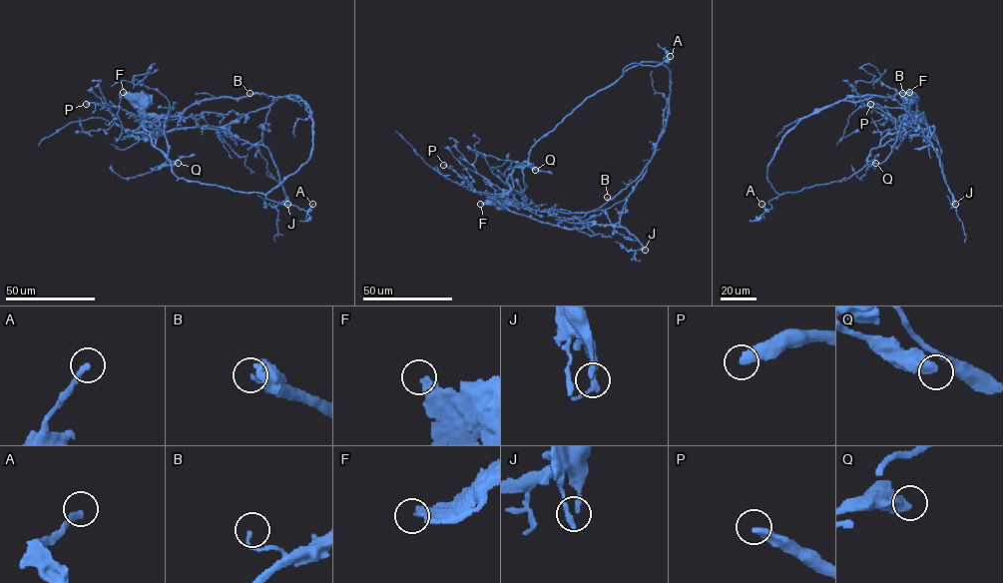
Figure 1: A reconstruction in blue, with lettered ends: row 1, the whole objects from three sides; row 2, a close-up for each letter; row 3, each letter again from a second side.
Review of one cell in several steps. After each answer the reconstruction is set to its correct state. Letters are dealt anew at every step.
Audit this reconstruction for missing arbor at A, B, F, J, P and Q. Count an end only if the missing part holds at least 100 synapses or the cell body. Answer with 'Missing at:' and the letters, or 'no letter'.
Missing at: P

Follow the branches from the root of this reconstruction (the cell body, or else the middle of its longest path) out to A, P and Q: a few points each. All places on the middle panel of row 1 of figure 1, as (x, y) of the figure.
A: (499, 203), (507, 200), (501, 195), (509, 192), (514, 168), (588, 98), (629, 65), (656, 66), (670, 56)
P: (499, 203), (500, 206), (500, 201), (515, 204), (504, 202), (497, 194), (476, 192), (466, 179), (443, 165)
Q: (499, 203), (507, 200), (501, 195), (509, 192), (507, 177), (516, 165), (527, 161), (535, 170)

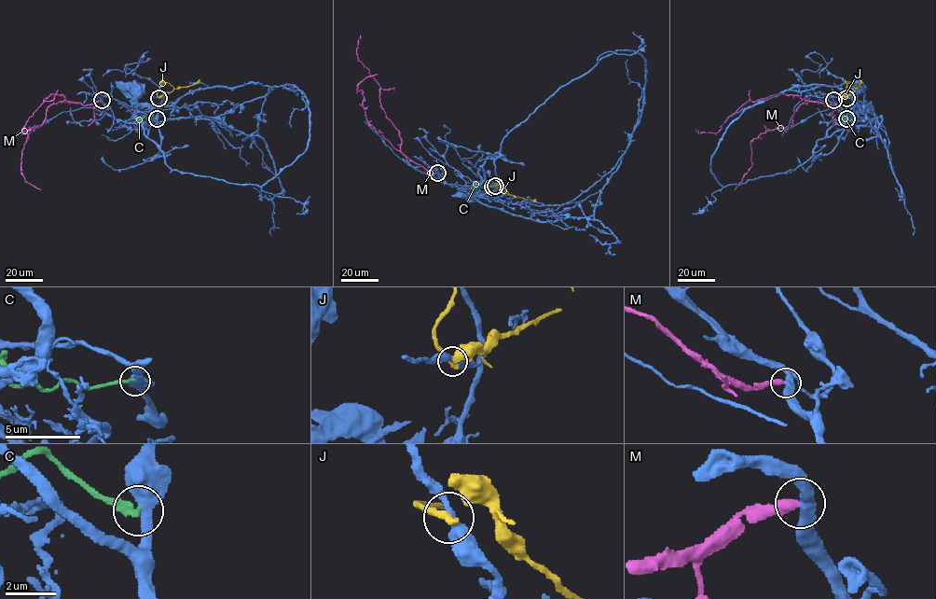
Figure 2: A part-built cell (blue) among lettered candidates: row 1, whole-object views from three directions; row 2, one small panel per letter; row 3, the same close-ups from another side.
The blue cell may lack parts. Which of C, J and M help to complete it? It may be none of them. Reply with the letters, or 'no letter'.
no letter

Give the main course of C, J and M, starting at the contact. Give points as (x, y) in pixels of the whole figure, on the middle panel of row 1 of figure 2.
C: (492, 186), (467, 188)
J: (495, 186), (516, 197), (535, 199)
M: (437, 174), (431, 174), (409, 160), (367, 120), (362, 90), (357, 91), (357, 86), (367, 76), (378, 74)

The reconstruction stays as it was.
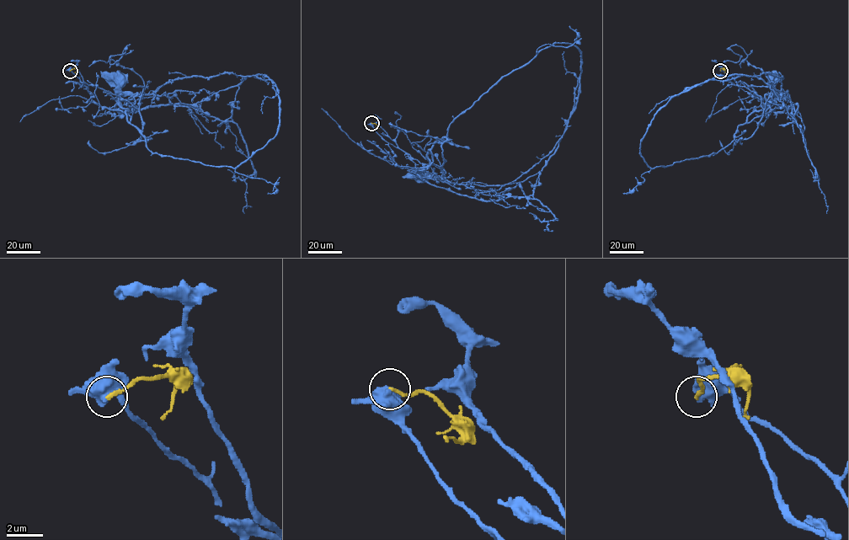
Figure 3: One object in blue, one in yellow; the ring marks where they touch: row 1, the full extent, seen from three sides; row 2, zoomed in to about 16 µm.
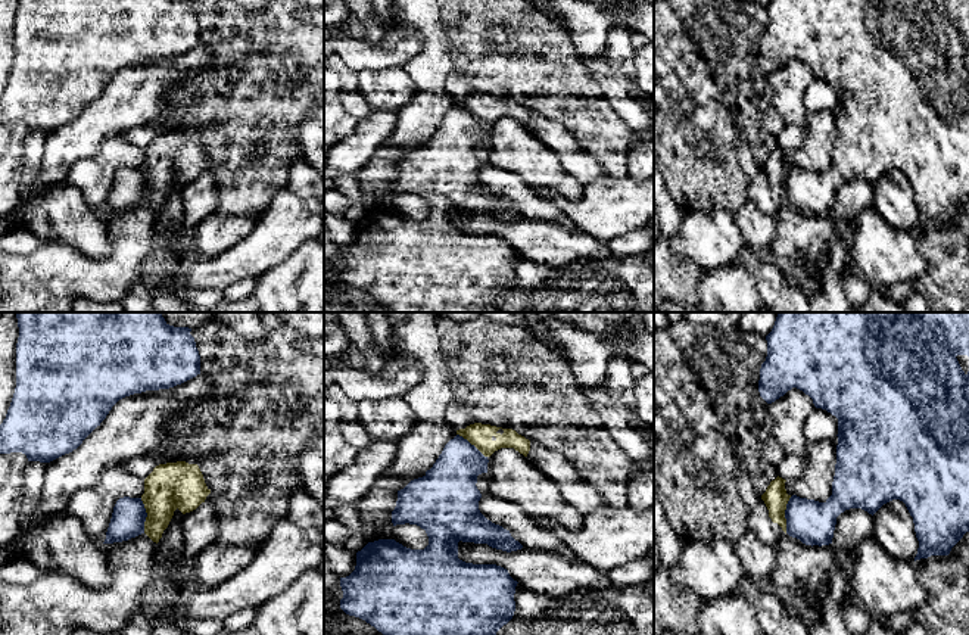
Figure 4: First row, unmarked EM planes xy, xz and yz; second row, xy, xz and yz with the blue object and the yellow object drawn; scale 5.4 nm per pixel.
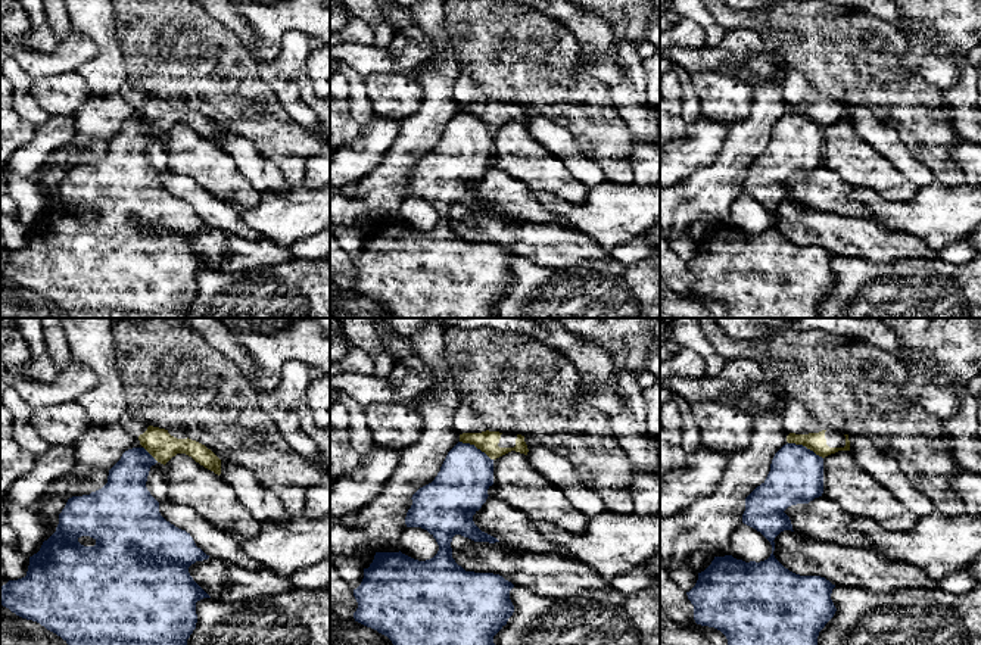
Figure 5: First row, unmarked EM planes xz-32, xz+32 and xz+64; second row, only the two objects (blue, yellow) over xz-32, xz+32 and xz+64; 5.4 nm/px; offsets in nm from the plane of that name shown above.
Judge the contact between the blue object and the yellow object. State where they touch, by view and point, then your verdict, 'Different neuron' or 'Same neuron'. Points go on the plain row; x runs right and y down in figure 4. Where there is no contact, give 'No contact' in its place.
Touches blue at yz (785, 184). Different neuron

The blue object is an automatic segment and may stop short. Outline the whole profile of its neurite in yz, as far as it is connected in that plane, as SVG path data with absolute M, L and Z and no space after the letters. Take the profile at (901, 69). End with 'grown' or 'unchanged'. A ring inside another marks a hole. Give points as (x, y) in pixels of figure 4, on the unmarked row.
M772 0L767 6L767 27L760 38L760 66L772 74L792 57L813 69L816 78L826 80L838 88L836 134L832 165L819 172L792 165L786 174L786 203L806 215L832 214L836 187L850 178L875 184L884 174L900 169L913 187L919 211L916 230L931 225L948 225L951 218L969 202L969 0Z; grown

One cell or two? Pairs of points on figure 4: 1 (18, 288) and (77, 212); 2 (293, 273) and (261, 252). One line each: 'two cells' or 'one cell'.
1: two cells
2: two cells

